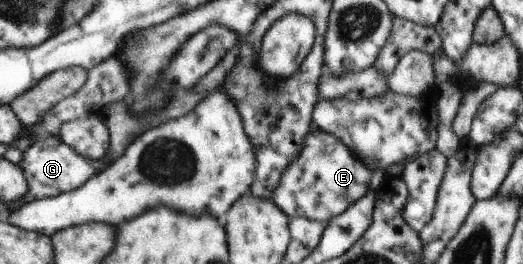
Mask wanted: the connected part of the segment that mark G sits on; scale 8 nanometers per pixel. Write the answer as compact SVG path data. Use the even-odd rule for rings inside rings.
M52 135L36 141L28 150L25 150L19 167L26 174L26 179L30 184L27 196L33 201L34 199L46 199L76 190L90 177L94 177L106 169L108 165L111 165L111 162L108 162L106 157L98 160L89 159L87 156L82 156L76 152L59 135Z

